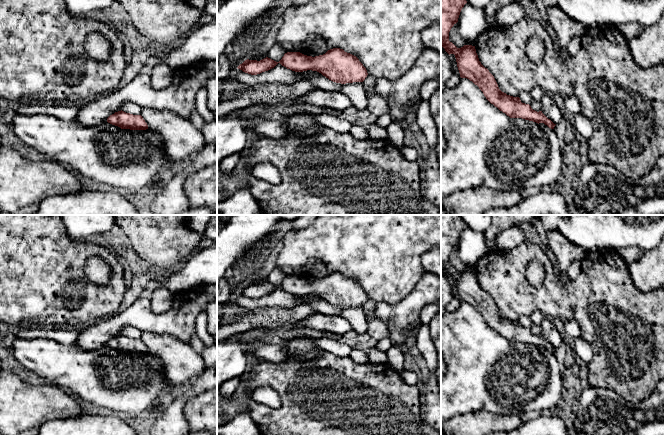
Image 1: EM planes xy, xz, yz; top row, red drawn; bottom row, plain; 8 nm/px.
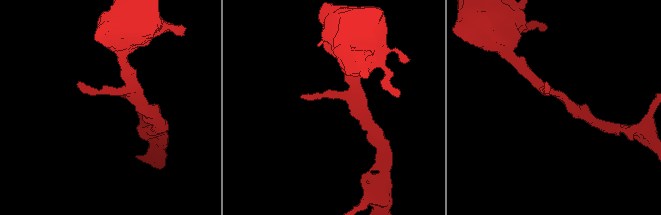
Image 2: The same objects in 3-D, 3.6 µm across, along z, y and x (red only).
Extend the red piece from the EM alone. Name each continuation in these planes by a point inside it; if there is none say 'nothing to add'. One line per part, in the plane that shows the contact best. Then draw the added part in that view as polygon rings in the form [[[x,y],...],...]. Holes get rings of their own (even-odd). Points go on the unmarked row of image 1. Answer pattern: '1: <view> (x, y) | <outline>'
nothing to add

